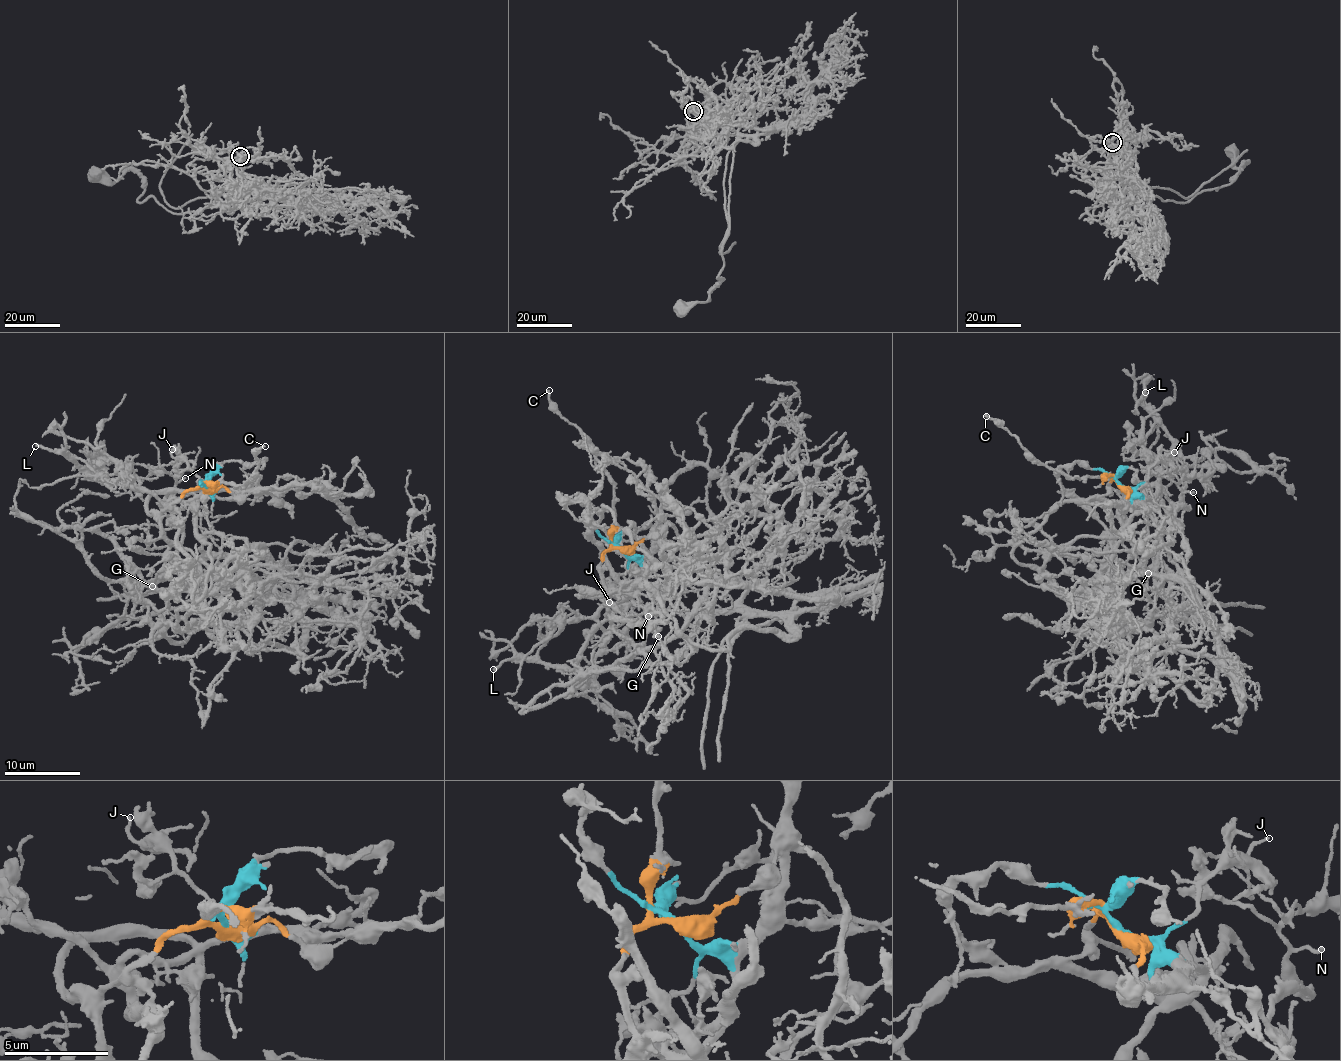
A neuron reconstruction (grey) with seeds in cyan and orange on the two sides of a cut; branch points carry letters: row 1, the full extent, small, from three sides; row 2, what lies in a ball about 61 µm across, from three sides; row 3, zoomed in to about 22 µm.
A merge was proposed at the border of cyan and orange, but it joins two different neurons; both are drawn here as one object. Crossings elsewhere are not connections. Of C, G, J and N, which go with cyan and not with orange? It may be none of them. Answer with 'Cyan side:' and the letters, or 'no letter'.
Cyan side: J

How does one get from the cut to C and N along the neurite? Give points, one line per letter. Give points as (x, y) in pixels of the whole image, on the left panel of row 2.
C: (206, 487), (201, 486), (223, 481), (245, 488), (258, 466), (257, 449), (265, 446)
N: (206, 487), (189, 490), (171, 504), (149, 513), (150, 496), (164, 492), (162, 503), (174, 486), (186, 477)

